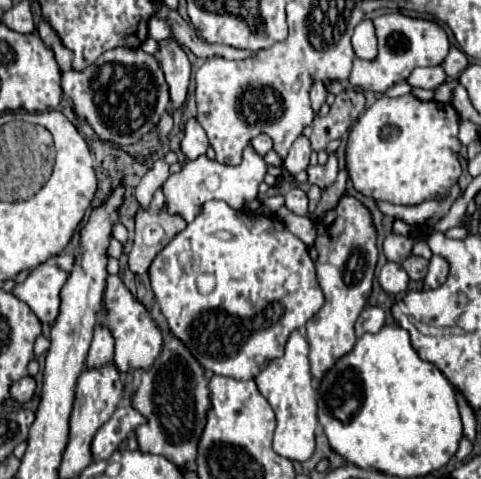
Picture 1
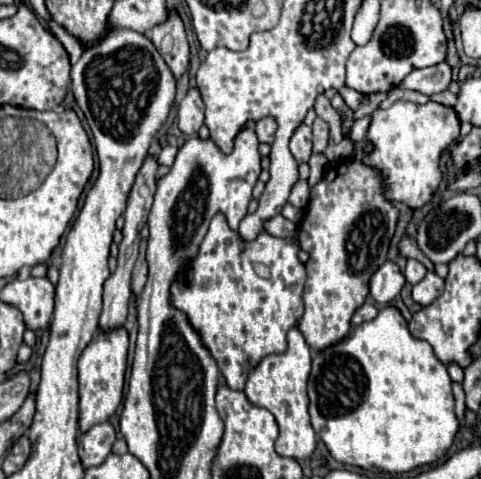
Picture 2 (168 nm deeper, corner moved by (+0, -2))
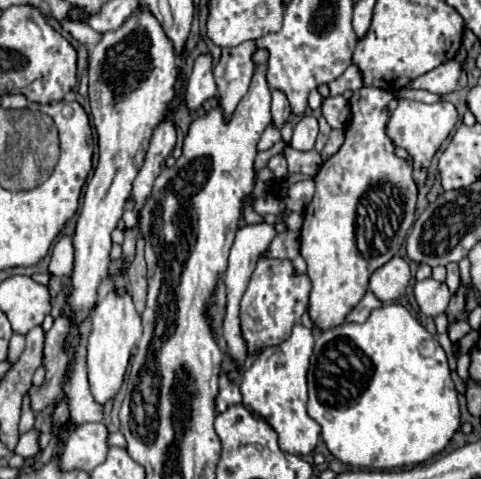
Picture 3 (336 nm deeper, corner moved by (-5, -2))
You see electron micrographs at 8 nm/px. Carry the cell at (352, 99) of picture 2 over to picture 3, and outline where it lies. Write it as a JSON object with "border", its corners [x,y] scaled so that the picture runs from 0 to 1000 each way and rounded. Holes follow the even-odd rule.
{"border":[[[753,180],[748,188],[740,188],[736,196],[732,196],[732,205],[728,205],[728,225],[732,225],[732,251],[728,251],[728,259],[719,263],[719,271],[715,271],[715,301],[707,305],[707,313],[690,326],[690,330],[682,330],[674,342],[669,342],[669,351],[665,351],[665,359],[657,363],[657,401],[653,401],[653,413],[649,413],[649,422],[640,426],[640,434],[632,438],[632,468],[628,468],[628,480],[624,480],[624,501],[628,501],[628,514],[624,514],[624,530],[628,530],[628,539],[636,543],[636,551],[640,551],[640,580],[644,580],[644,589],[649,589],[649,610],[644,610],[644,643],[640,643],[640,651],[644,651],[644,664],[649,664],[649,672],[661,681],[661,685],[669,685],[669,689],[682,689],[682,685],[694,685],[694,681],[703,681],[703,676],[711,676],[715,672],[715,664],[719,664],[719,656],[753,626],[753,618],[761,614],[761,605],[765,605],[765,585],[769,585],[769,576],[773,576],[773,568],[782,564],[782,559],[790,559],[790,555],[798,555],[815,534],[823,534],[823,526],[832,522],[832,514],[836,514],[836,505],[840,505],[840,497],[844,497],[844,484],[852,480],[852,472],[861,468],[861,443],[865,443],[865,409],[869,409],[869,388],[865,388],[865,380],[861,380],[861,367],[857,367],[857,347],[844,338],[844,334],[836,334],[836,330],[827,330],[823,322],[819,322],[819,301],[815,301],[815,292],[807,288],[807,280],[802,280],[802,259],[807,259],[807,213],[815,209],[815,192],[798,192],[794,184],[765,184],[765,180]]]}

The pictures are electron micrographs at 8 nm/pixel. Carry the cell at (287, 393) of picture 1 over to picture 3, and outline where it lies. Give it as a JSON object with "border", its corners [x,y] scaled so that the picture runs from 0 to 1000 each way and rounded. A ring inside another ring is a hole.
{"border":[[[611,676],[607,697],[578,722],[549,727],[528,760],[507,777],[499,797],[503,843],[536,873],[553,877],[578,906],[578,927],[586,944],[603,948],[644,948],[665,914],[665,889],[636,860],[636,777],[640,752],[649,743],[653,706],[632,676]]]}

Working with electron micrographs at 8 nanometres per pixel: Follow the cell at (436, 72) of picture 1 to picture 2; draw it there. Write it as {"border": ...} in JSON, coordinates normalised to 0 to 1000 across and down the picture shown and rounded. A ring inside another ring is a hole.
{"border":[[[917,129],[917,134],[892,138],[892,142],[875,142],[875,146],[854,150],[830,175],[830,184],[867,188],[867,192],[896,200],[896,196],[913,196],[913,192],[929,188],[933,171],[938,171],[938,142],[933,142],[929,129]]]}

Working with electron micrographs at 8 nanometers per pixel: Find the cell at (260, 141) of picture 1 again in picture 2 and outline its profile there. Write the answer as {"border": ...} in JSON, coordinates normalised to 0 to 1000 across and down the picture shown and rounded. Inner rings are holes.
{"border":[[[547,246],[530,259],[530,280],[538,288],[538,296],[551,296],[551,301],[563,301],[568,296],[568,284],[572,284],[572,255],[568,246]]]}

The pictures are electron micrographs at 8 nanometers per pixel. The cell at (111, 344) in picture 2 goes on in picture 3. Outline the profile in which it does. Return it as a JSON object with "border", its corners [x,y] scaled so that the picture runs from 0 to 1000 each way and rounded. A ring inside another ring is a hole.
{"border":[[[237,601],[200,630],[191,651],[191,693],[183,706],[183,793],[187,814],[200,839],[216,843],[220,835],[237,831],[254,806],[274,727],[283,710],[295,701],[295,672],[291,656],[279,643],[270,610],[245,614]]]}

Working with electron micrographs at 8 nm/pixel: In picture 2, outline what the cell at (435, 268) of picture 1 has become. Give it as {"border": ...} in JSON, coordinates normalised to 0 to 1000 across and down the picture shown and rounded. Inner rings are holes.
{"border":[[[888,568],[888,576],[884,576],[871,593],[859,597],[859,614],[854,614],[854,618],[859,618],[859,626],[871,630],[875,639],[888,639],[888,635],[896,635],[904,622],[917,618],[921,597],[925,597],[921,580],[913,580],[904,568]]]}

